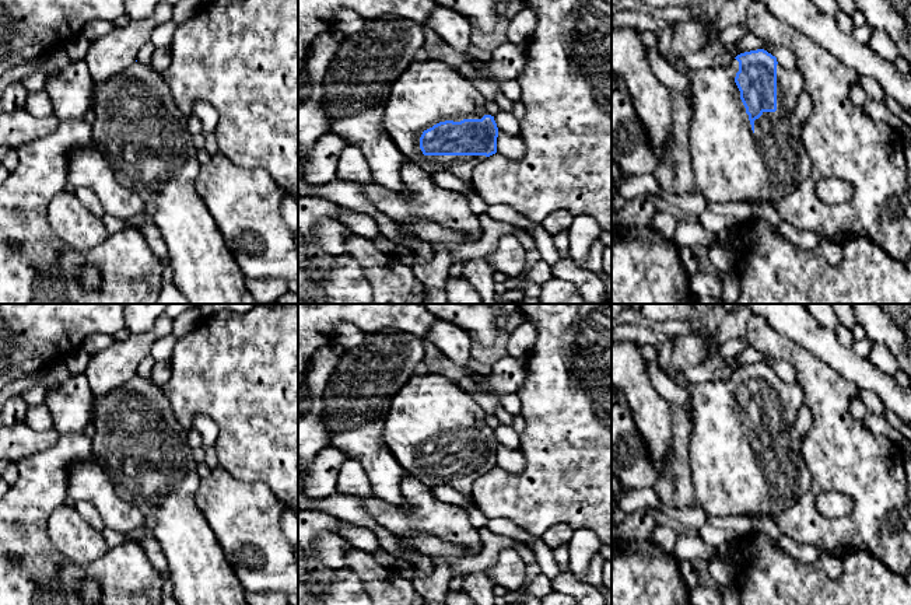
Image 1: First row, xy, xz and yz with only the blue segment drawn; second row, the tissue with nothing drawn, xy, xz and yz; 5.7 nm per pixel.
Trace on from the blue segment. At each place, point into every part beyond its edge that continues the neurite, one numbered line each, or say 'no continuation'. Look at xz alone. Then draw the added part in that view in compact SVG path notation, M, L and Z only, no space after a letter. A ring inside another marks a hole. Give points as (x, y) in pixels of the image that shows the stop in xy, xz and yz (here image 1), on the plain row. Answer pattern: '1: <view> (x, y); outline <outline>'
1: xz (427, 406); outline M414 374L390 402L383 438L407 478L427 487L448 485L472 501L472 486L486 469L424 469L420 451L439 436L481 433L486 419L472 394L458 382L439 374Z

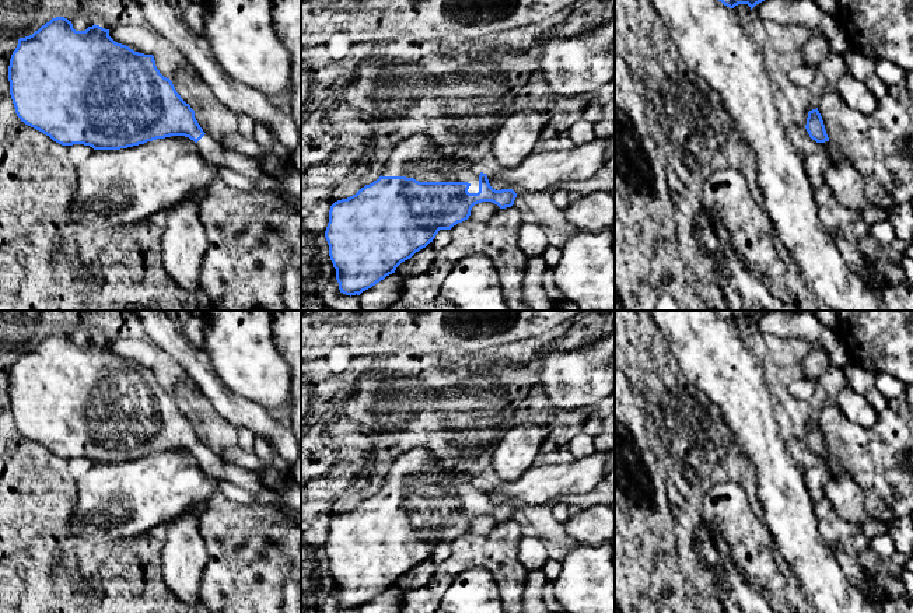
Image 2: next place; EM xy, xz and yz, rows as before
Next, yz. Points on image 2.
1: yz (833, 466); outline M833 455L819 456L819 459L828 466L830 477L839 476L842 465L835 459Z

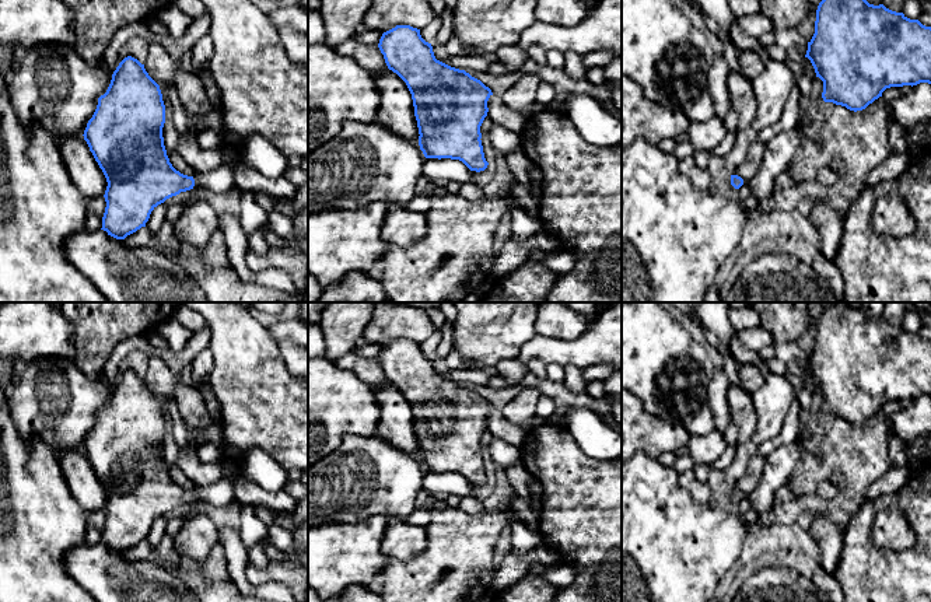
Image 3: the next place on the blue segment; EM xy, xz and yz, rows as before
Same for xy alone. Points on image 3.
1: xy (221, 493); outline M221 477L218 482L202 489L193 489L193 493L195 498L209 501L217 507L228 505L235 498L234 482L227 477Z

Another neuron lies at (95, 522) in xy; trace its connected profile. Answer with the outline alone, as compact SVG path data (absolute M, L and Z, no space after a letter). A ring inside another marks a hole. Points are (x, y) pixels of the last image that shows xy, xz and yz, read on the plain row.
M104 510L88 512L85 543L97 545L102 542L102 531L106 515Z

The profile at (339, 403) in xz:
M325 354L308 358L308 468L336 451L346 434L377 435L381 410L374 391Z

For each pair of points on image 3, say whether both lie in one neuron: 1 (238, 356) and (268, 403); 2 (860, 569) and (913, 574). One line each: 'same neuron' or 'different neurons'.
1: same neuron
2: same neuron

